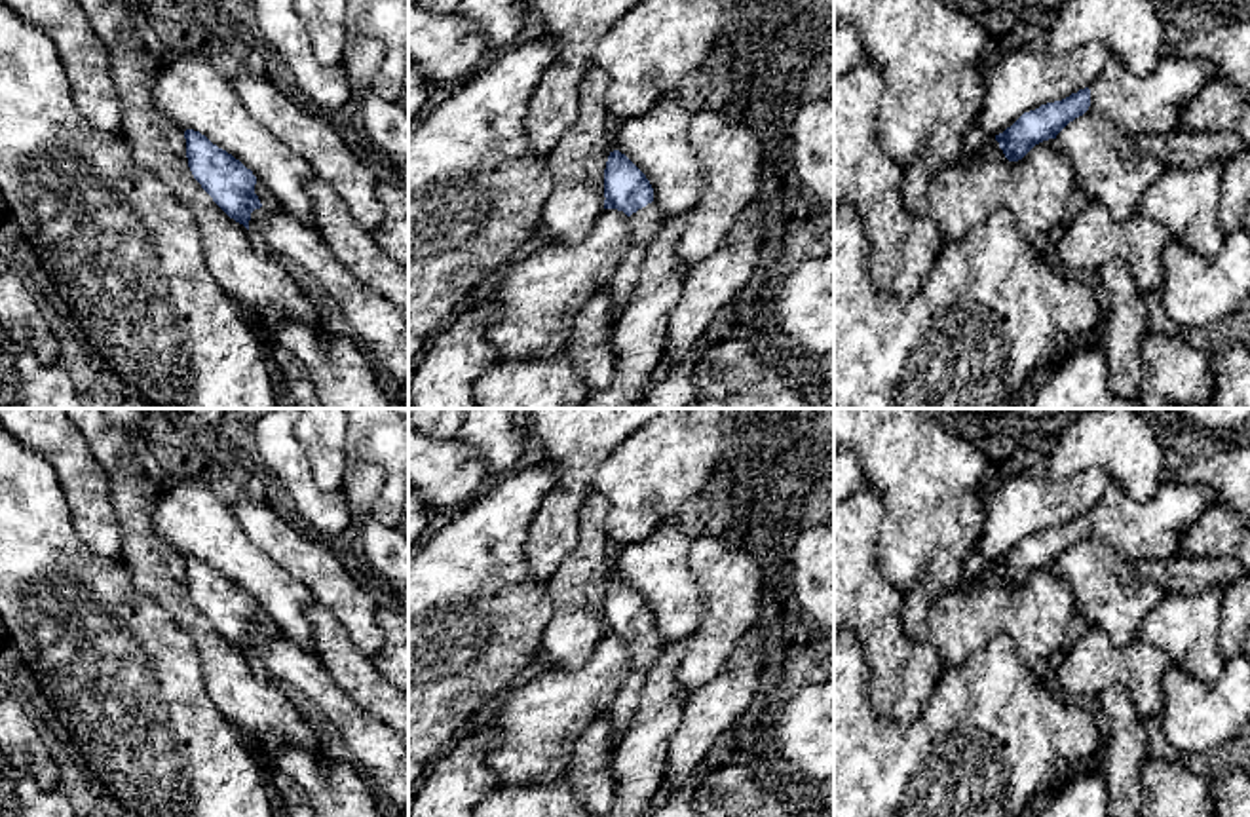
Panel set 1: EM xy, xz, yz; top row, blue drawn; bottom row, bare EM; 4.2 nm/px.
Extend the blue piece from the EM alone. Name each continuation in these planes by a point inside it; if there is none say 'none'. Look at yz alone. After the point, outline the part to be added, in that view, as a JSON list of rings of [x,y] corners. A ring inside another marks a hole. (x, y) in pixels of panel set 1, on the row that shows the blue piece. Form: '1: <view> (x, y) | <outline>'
1: yz (1140, 105) | [[[1168,51],[1147,76],[1130,74],[1117,59],[1092,78],[1090,106],[1119,124],[1130,137],[1174,129],[1189,97],[1216,74],[1212,63],[1172,57]]]

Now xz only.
1: xz (644, 225) | [[[653,201],[629,217],[631,245],[621,264],[604,287],[610,291],[612,314],[616,317],[619,317],[621,310],[629,302],[631,291],[638,281],[646,251],[657,236],[661,222],[663,220]]]

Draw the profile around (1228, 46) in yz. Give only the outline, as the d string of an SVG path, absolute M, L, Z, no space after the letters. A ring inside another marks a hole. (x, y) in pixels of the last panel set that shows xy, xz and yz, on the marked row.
M1250 17L1227 19L1223 25L1182 40L1170 40L1172 57L1212 63L1214 78L1231 82L1250 97Z

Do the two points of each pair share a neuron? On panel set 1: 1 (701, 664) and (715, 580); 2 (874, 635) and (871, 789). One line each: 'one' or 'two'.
1: one
2: two

